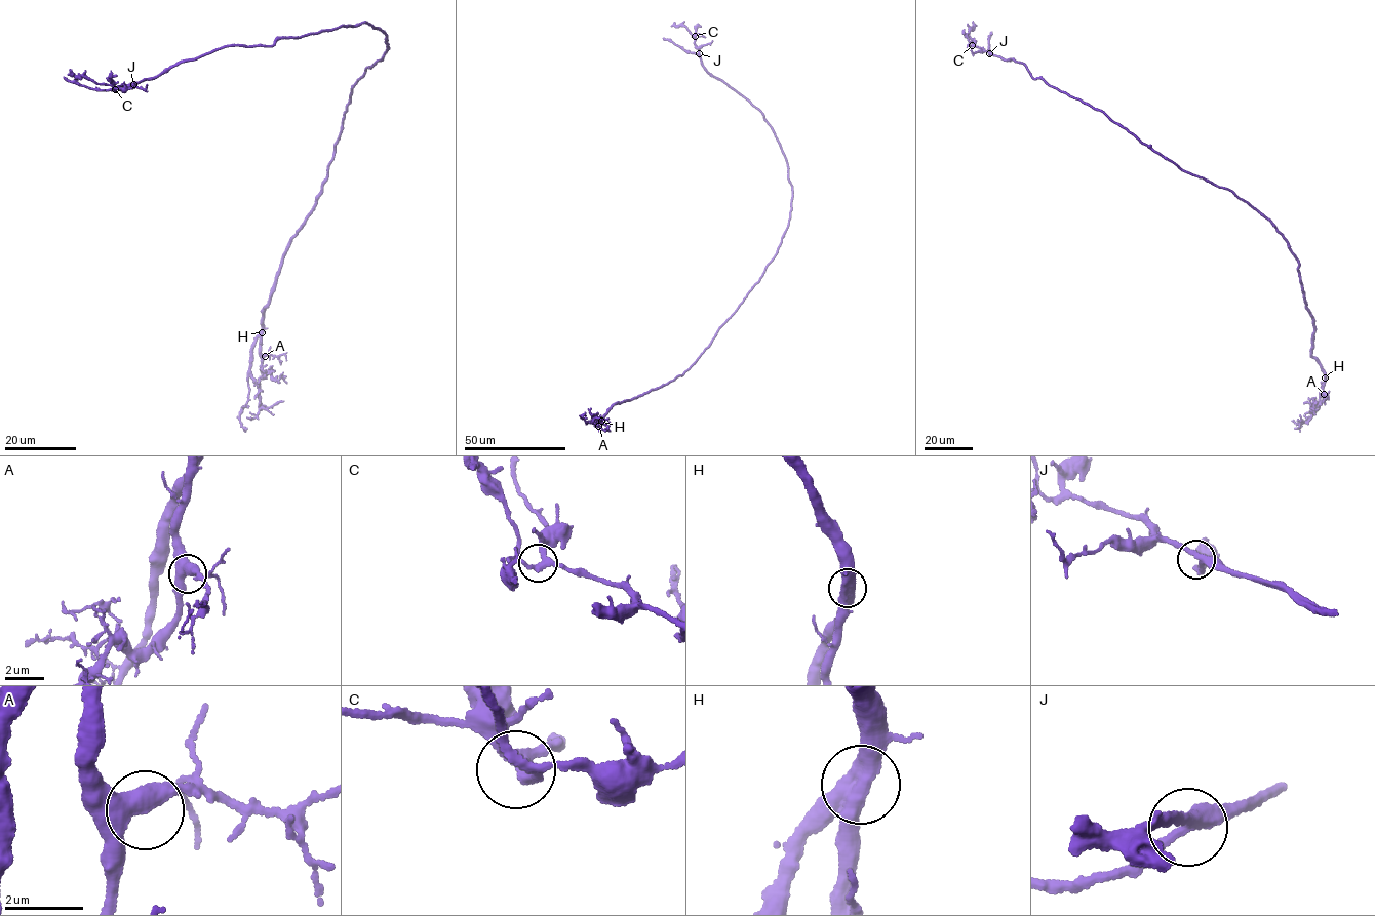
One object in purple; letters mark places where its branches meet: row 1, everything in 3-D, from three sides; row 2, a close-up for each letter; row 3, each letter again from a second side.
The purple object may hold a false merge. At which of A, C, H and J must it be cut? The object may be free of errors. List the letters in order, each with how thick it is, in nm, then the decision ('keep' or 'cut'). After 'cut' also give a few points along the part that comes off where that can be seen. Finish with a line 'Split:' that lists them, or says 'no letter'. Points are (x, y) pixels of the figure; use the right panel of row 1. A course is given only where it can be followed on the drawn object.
A: 440 nm | keep
C: 240 nm | keep
H: 420 nm | keep
J: 280 nm | keep
Split: no letter

